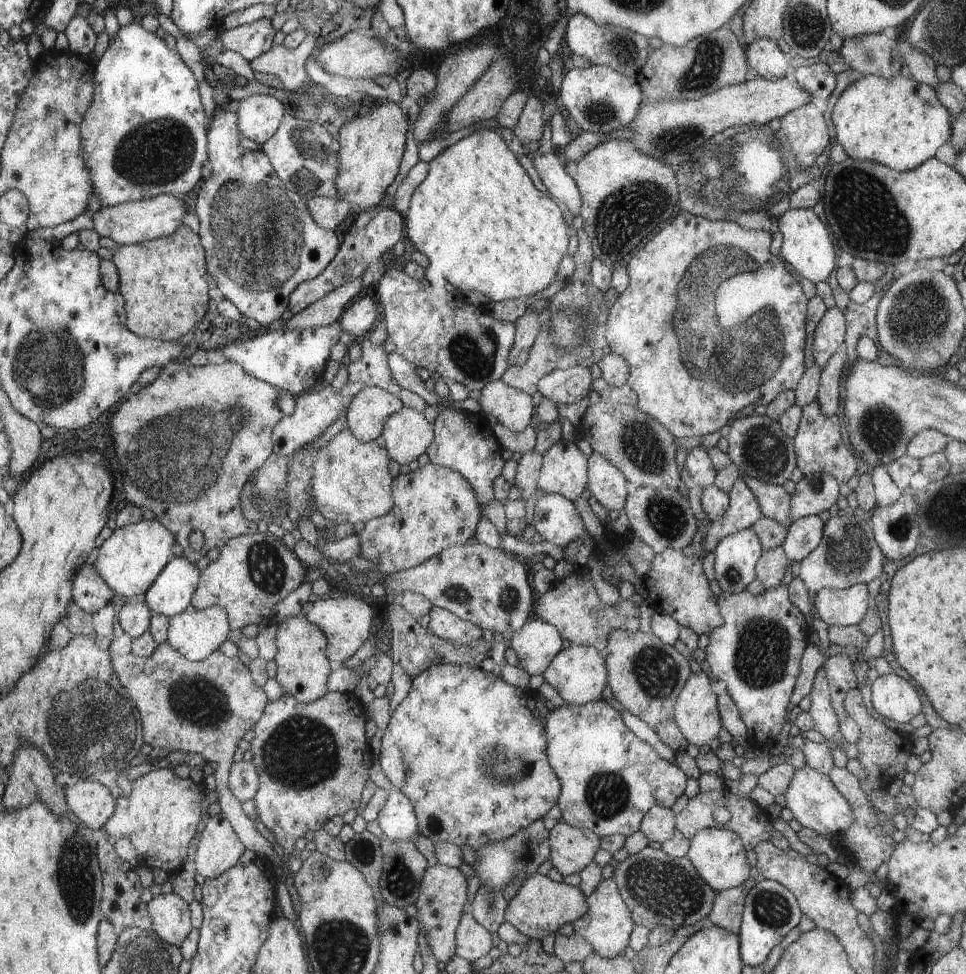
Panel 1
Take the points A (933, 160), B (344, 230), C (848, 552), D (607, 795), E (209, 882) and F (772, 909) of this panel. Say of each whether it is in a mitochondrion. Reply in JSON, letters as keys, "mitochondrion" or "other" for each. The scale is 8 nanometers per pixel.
{"A":"other","B":"other","C":"mitochondrion","D":"mitochondrion","E":"other","F":"mitochondrion"}

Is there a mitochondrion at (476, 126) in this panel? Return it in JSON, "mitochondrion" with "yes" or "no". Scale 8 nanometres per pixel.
{"mitochondrion":"no"}

